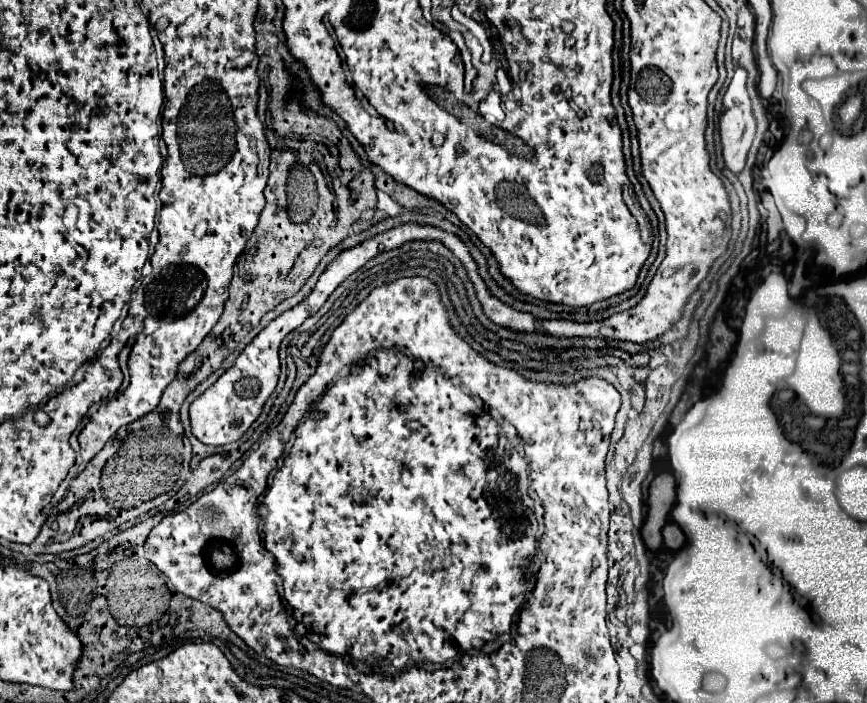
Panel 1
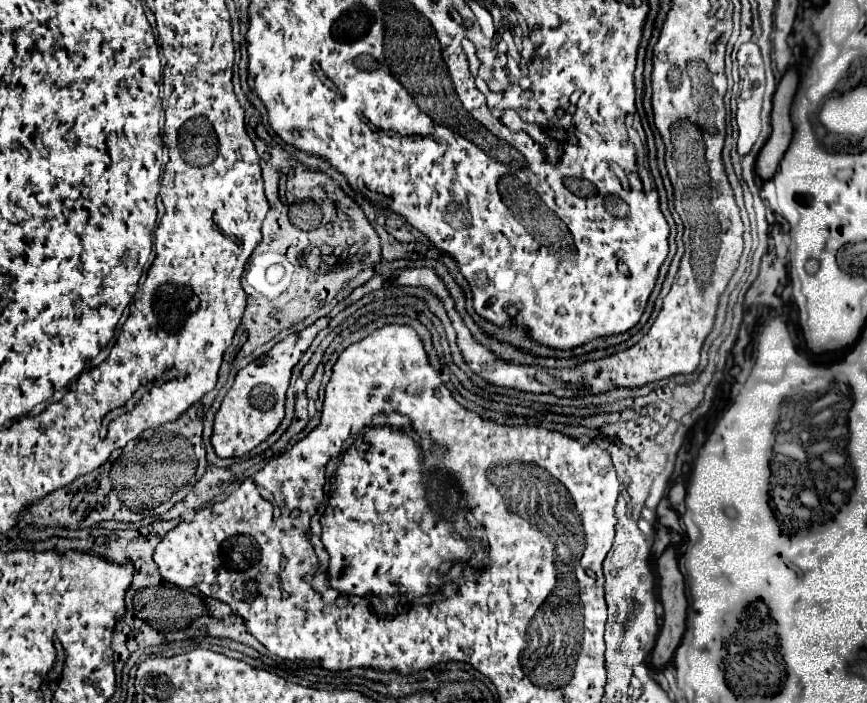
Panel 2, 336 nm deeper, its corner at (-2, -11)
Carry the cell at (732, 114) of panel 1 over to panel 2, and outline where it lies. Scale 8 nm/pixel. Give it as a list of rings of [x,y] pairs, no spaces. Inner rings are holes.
[[[753,42],[741,44],[737,52],[739,62],[739,94],[737,94],[737,126],[739,126],[739,154],[745,156],[761,132],[761,102],[765,92],[765,68],[761,50]]]

